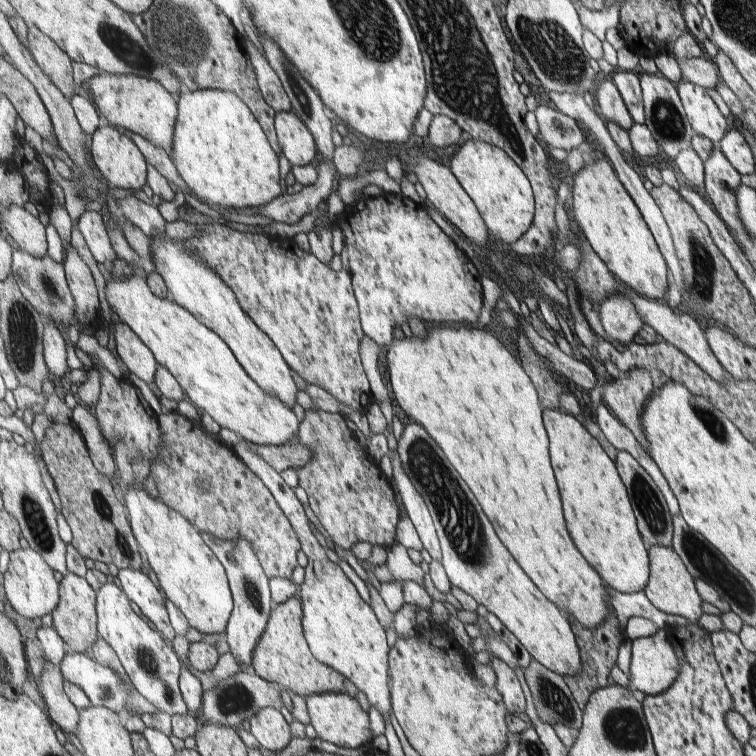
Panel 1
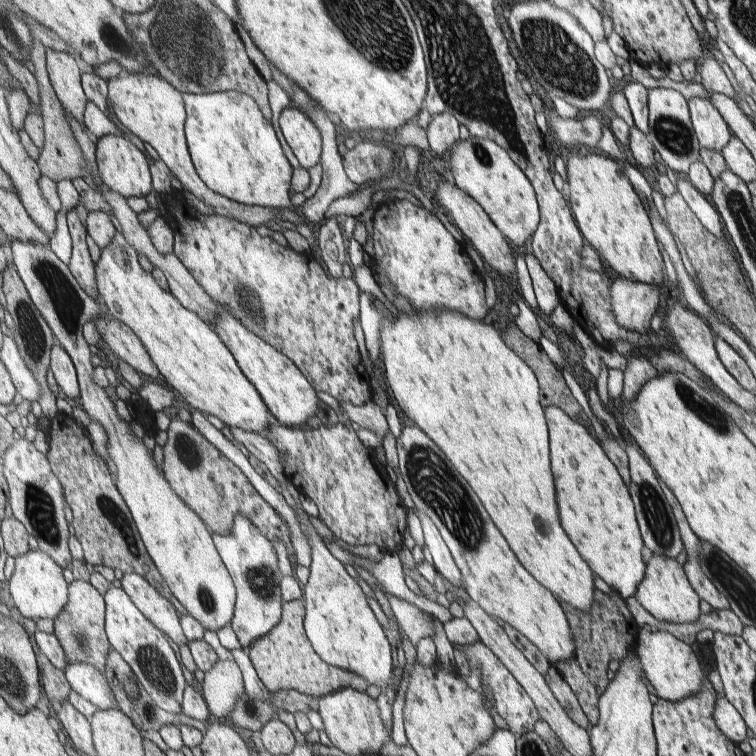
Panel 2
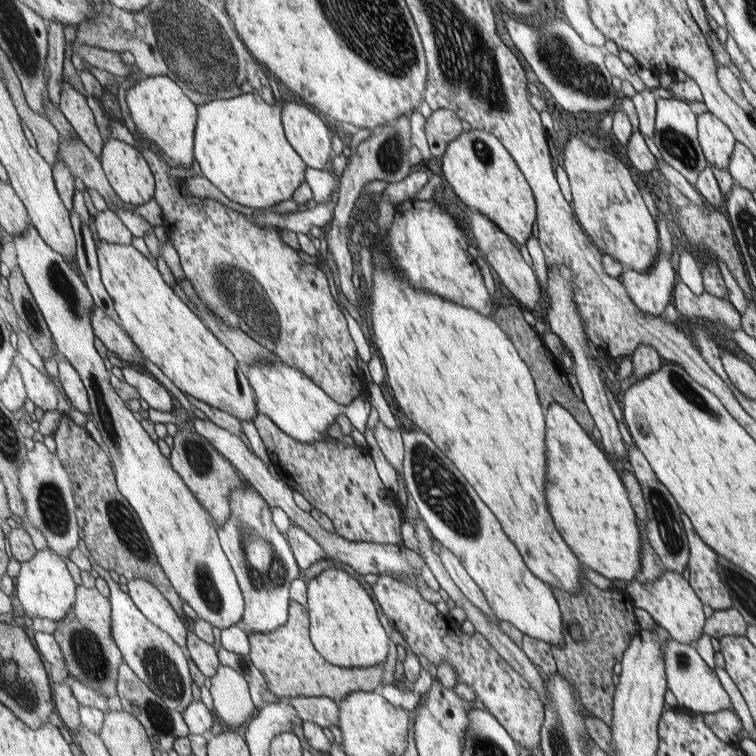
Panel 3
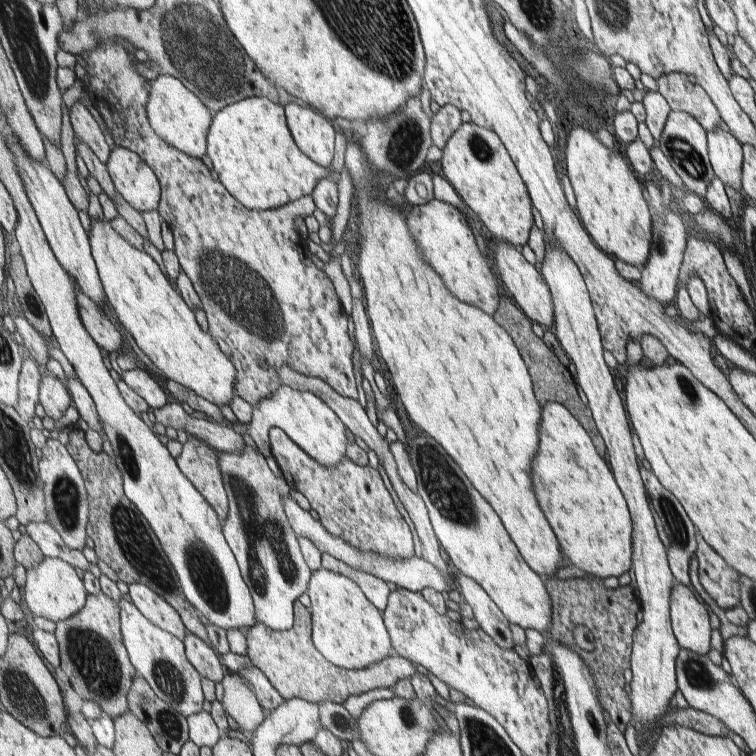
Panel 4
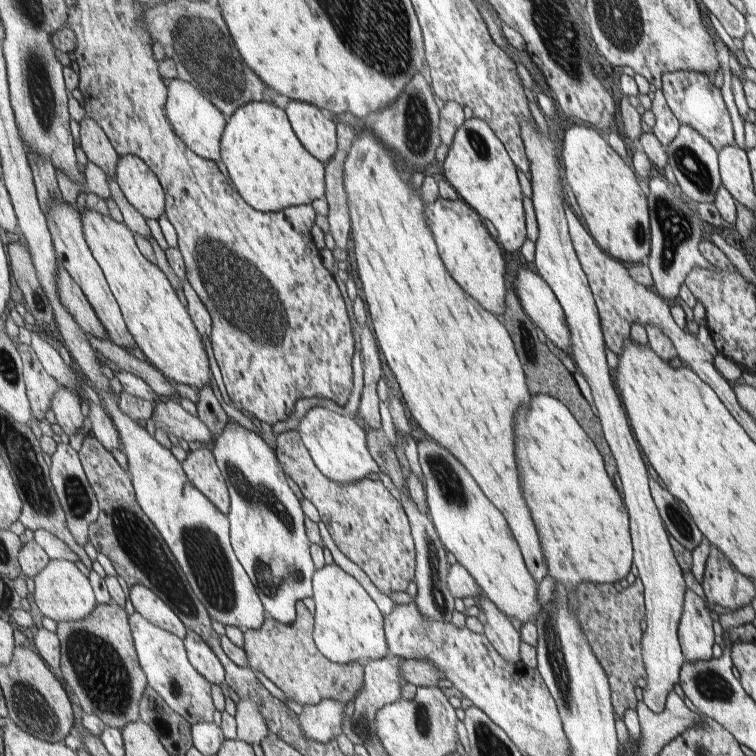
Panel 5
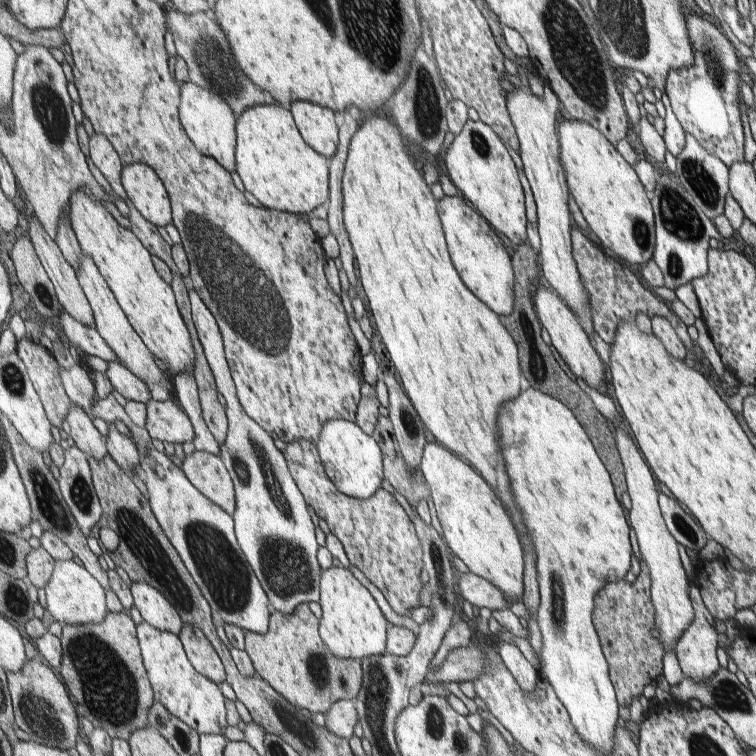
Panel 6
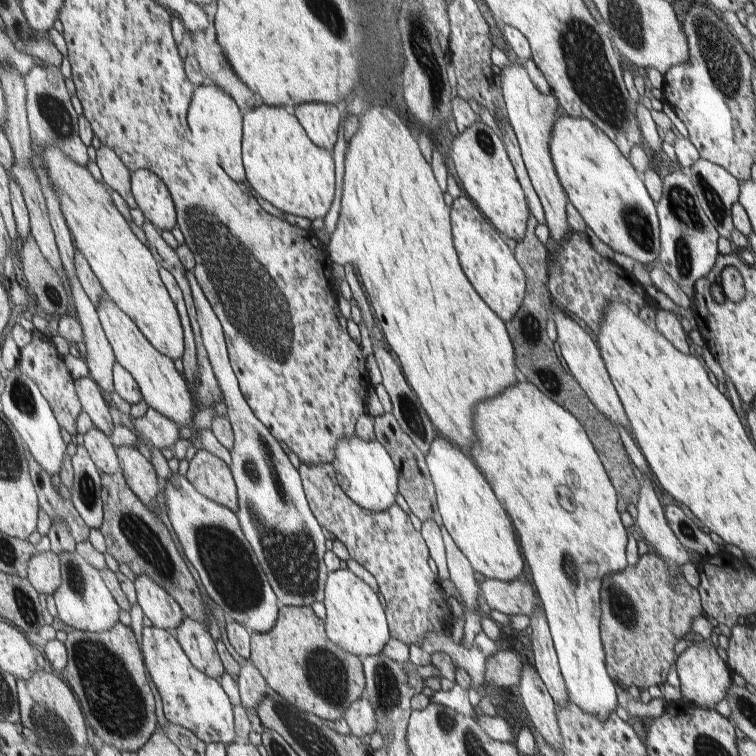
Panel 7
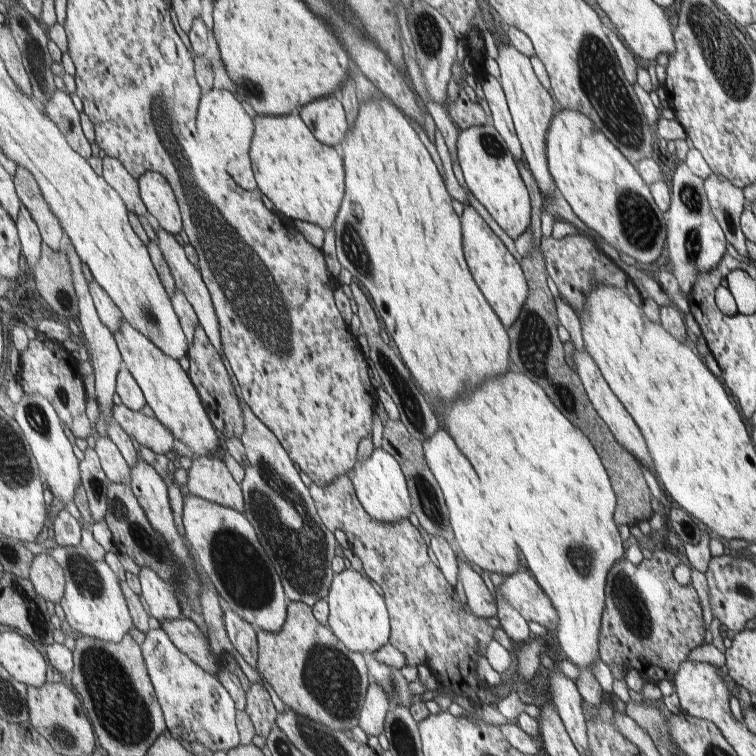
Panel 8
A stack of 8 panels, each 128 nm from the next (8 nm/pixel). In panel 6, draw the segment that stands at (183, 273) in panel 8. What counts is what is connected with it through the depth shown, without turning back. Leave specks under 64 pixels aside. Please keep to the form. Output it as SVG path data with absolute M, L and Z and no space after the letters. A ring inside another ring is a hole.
M195 287L188 291L192 315L211 365L211 372L215 376L218 391L226 400L230 429L228 437L220 446L220 456L227 465L236 488L238 503L234 521L239 544L263 588L266 588L272 609L292 613L299 605L319 603L322 597L323 572L318 559L321 547L317 542L317 528L313 524L306 496L303 496L286 456L275 446L274 436L249 416L240 401L218 320Z

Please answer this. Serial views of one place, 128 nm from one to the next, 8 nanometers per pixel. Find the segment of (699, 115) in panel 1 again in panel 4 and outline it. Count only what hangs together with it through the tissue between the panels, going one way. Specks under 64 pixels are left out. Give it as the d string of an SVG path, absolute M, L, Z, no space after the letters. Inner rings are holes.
M725 127L706 132L708 157L714 176L725 187L741 192L742 145Z

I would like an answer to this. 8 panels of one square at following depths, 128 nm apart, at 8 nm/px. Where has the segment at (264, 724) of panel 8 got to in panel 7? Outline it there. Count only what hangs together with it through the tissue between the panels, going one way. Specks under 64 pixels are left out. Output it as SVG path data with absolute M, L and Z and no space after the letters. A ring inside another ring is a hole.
M245 660L242 665L240 677L237 680L239 694L241 696L241 705L247 712L256 711L267 698L268 682L265 680L261 671L252 663L251 660Z

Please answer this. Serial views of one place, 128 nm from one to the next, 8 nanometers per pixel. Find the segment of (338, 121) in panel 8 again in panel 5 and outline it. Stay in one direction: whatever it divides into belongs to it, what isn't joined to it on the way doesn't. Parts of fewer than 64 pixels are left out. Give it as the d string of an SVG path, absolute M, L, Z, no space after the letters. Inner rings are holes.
M290 100L286 111L305 148L324 163L331 160L337 152L336 119L305 101Z

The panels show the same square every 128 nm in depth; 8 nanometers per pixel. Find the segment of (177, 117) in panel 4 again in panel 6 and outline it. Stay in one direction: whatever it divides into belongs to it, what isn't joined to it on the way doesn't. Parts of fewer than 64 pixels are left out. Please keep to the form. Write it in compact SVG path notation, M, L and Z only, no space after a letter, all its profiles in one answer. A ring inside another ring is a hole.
M184 83L180 117L188 135L197 148L208 157L220 162L231 174L237 176L238 119L234 108L219 94L197 83Z

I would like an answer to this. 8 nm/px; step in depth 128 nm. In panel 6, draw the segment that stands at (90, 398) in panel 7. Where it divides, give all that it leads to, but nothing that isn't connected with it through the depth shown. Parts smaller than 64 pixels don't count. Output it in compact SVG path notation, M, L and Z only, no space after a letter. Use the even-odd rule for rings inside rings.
M78 365L72 369L60 366L60 369L62 370L61 374L66 391L71 400L87 412L89 416L93 415L97 390L95 390L95 384L93 378L89 376L89 372Z

